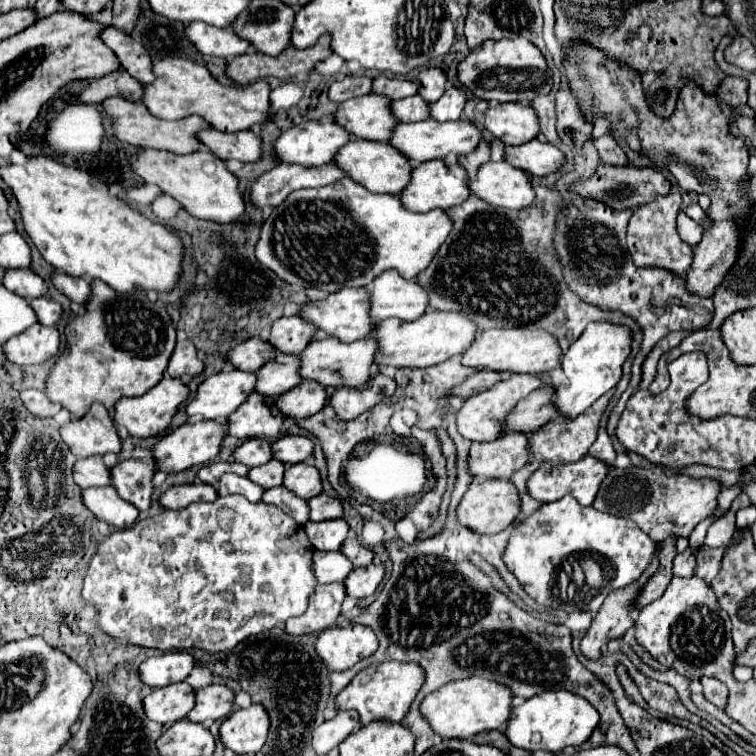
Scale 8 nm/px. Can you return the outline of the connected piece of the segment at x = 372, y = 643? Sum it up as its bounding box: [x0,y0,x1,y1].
[316,625,378,671]

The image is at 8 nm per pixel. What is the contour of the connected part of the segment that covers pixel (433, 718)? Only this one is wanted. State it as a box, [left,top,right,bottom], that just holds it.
[420,677,512,739]

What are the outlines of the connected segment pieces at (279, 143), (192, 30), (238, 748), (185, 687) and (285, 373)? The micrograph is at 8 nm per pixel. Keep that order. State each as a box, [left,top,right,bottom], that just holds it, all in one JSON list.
[[274,119,350,167],[186,21,250,59],[220,705,270,755],[142,681,194,725],[256,353,300,399]]

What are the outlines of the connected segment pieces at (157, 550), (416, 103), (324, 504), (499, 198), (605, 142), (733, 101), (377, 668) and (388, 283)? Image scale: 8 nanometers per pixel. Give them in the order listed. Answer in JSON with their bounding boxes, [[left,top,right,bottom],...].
[[82,495,316,653],[390,95,430,123],[308,493,342,521],[468,161,534,209],[592,135,626,165],[718,77,748,107],[334,661,424,725],[368,271,428,321]]

